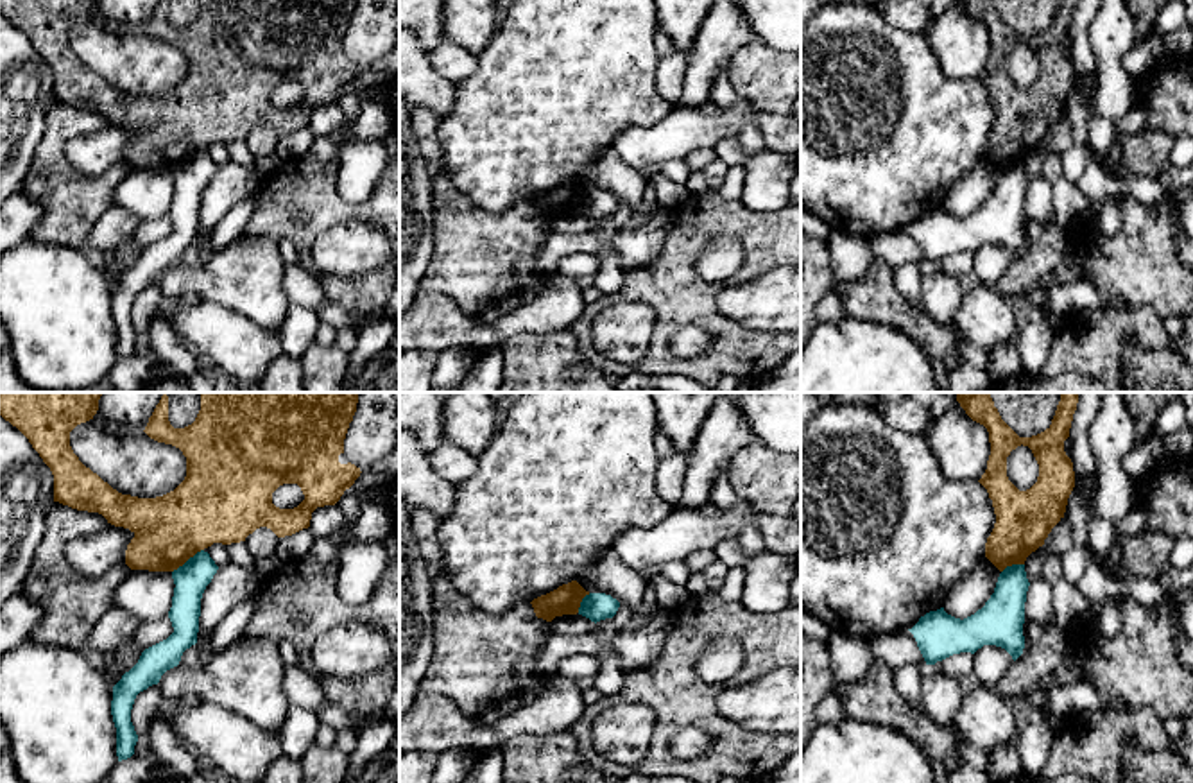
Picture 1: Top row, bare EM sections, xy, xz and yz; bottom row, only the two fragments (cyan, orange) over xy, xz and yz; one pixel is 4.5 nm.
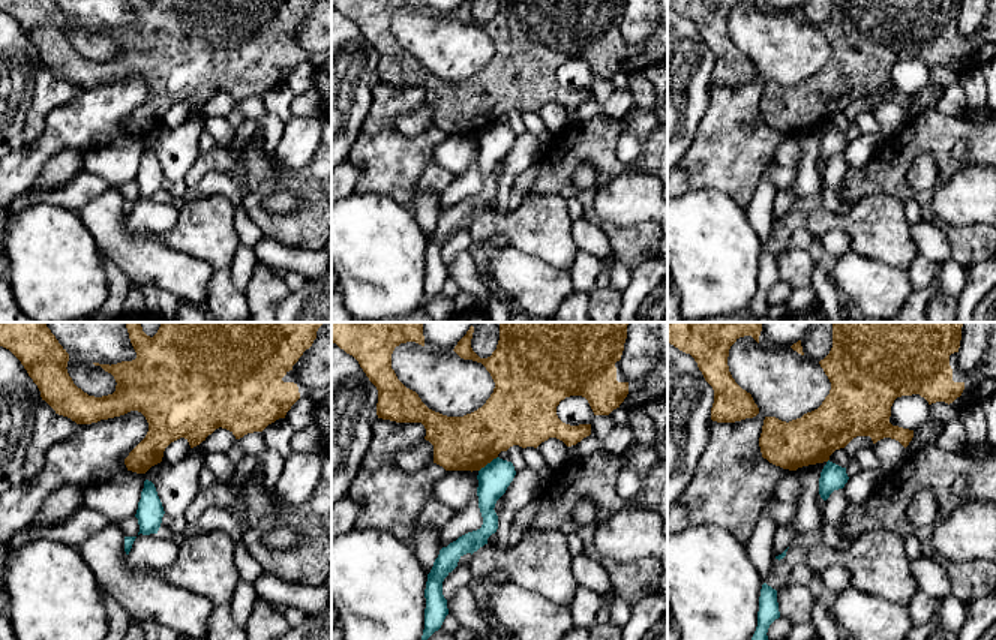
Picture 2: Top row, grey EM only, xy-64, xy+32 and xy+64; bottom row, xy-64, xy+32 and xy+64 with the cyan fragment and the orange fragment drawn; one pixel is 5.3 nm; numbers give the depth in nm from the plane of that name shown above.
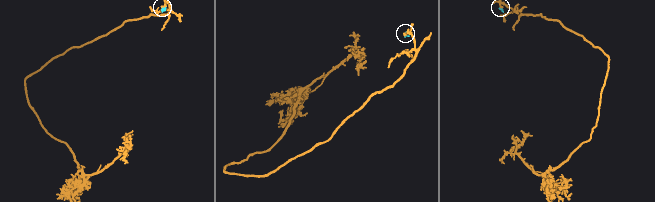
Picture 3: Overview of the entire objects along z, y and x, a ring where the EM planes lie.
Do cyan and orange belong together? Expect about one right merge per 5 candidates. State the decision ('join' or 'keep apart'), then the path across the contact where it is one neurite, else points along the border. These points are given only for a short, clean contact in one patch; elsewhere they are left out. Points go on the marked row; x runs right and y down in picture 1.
keep apart | along xy (203, 549), (172, 572)

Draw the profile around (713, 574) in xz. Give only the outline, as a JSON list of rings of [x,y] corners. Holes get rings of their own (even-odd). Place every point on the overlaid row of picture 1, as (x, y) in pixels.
[[[715,559],[713,563],[706,564],[700,572],[706,588],[713,591],[717,591],[724,584],[725,575],[727,566],[720,559]]]

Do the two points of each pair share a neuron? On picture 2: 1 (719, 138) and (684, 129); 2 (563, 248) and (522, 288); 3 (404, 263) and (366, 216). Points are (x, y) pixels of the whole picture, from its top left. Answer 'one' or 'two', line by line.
1: two
2: two
3: one

